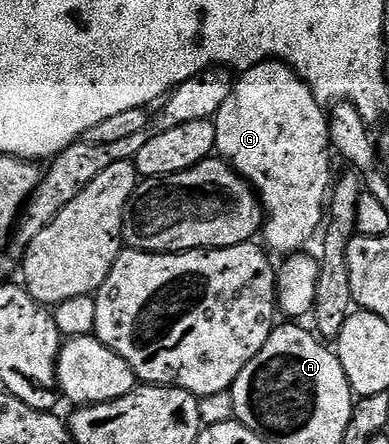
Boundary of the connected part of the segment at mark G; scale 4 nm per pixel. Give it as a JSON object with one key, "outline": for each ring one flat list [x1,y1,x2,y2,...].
{"outline":[[270,59,243,72,233,82,230,97,218,109,216,124,216,151,243,177,264,204,266,222,262,239,269,248,281,251,287,257,299,252,308,243,308,238,317,231,326,219,326,200,334,182,332,157,328,139,329,116,314,97,308,84,302,82,287,63]]}

